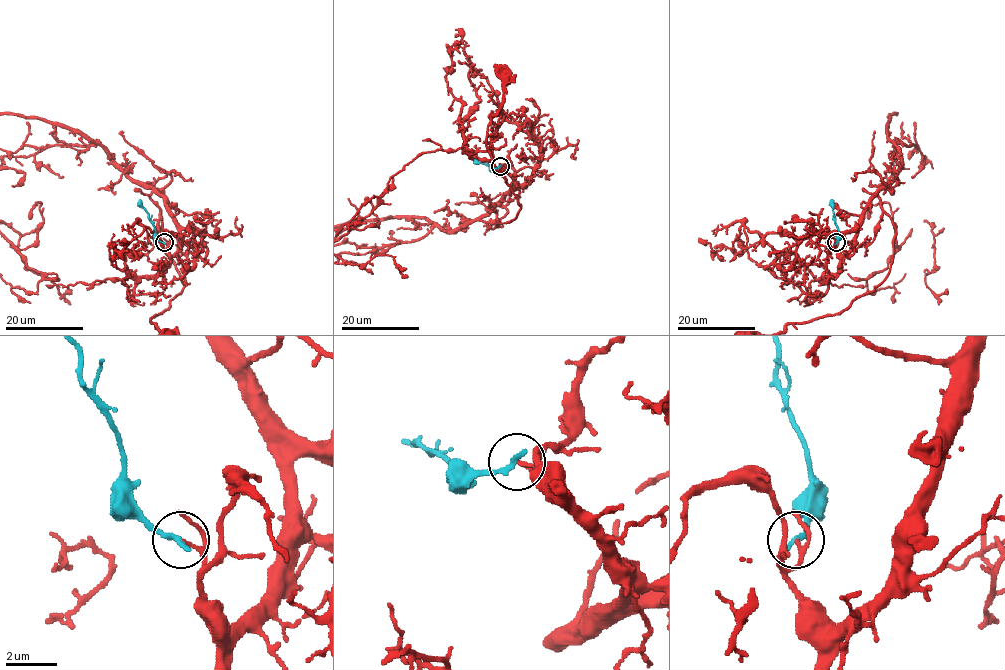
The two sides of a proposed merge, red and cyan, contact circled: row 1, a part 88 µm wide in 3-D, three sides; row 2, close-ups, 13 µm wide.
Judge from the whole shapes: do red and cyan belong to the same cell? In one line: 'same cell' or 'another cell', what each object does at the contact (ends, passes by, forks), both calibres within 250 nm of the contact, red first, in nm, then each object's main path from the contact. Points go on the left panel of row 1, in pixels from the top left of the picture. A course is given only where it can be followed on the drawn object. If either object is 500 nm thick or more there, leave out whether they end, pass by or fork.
another cell | red passes by | cyan ends | 90/220 nm | red via (163, 242), (172, 255), (180, 233), (154, 191), (162, 249), (185, 287), (151, 319) | cyan via (163, 242), (156, 236), (140, 199)

